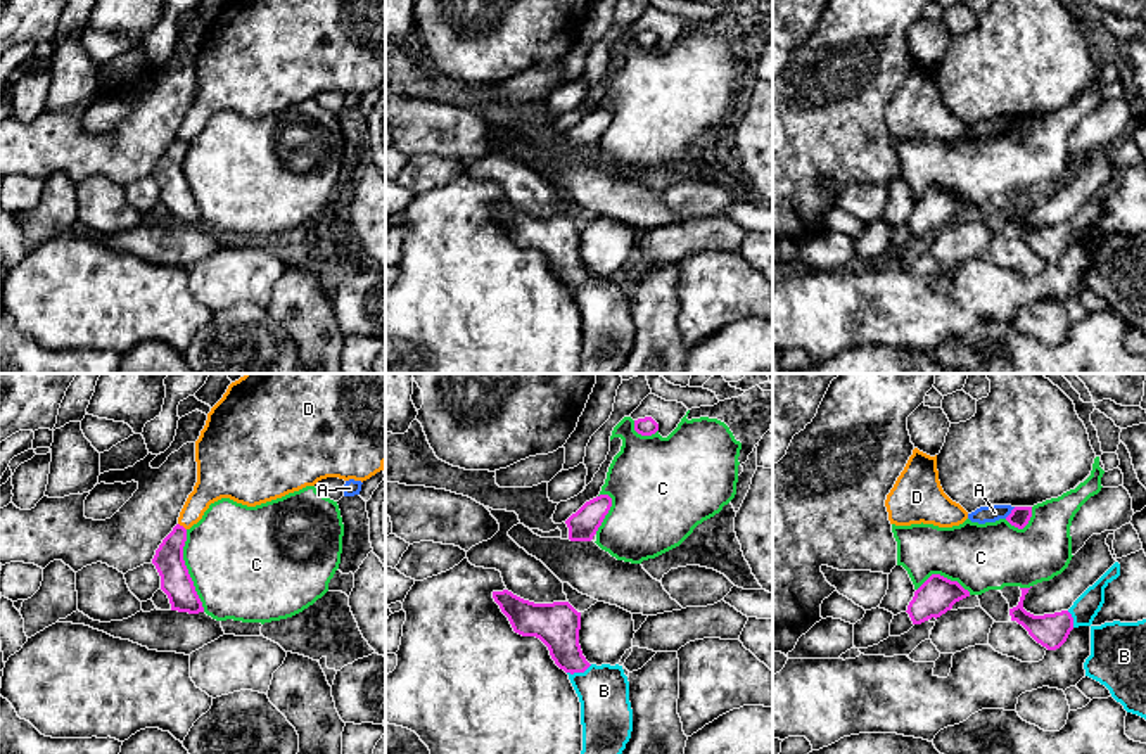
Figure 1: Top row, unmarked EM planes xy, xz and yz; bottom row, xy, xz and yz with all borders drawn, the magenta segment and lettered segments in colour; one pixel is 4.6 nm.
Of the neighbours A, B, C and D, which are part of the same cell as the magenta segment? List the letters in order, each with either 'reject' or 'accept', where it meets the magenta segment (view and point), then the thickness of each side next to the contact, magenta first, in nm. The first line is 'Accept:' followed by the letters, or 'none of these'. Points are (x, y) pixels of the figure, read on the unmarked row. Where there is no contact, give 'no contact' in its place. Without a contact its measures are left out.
Accept: B
A: reject; meets magenta in yz at (1012, 125); 90 nm thick on the magenta side, 80 nm on the other
B: accept; meets magenta in xz at (579, 284); 220 nm thick on the magenta side, 240 nm on the other
C: reject; meets magenta in xy at (187, 184); 140 nm thick on the magenta side, 480 nm on the other
D: reject; meets magenta in xy at (182, 139); 140 nm thick on the magenta side, 160 nm on the other

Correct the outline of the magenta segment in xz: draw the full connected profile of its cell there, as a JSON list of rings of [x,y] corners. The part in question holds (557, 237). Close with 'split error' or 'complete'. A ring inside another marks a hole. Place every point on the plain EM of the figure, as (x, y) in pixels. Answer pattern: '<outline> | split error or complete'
[[[508,202],[493,204],[515,246],[539,251],[569,287],[581,315],[579,374],[615,374],[633,344],[629,294],[622,278],[589,277],[579,258],[581,225],[569,214],[534,216]]] | split error

